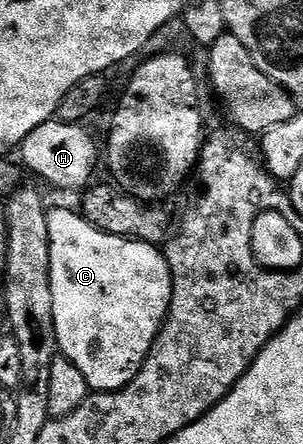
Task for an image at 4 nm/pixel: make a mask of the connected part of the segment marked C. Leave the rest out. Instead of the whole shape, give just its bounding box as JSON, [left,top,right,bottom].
[46,208,172,393]

